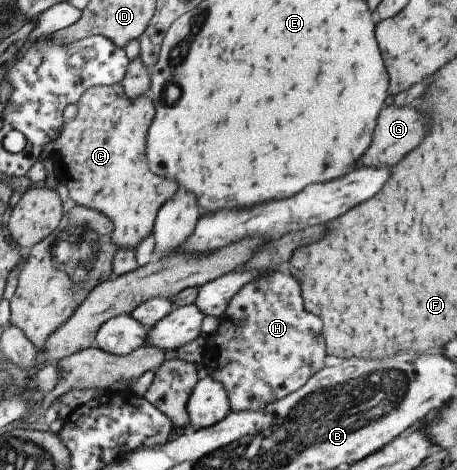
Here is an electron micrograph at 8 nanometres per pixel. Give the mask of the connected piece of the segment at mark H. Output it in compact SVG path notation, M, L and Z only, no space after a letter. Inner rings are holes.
M279 268L275 271L261 271L252 281L242 286L238 293L229 301L225 312L219 316L218 330L215 335L211 336L207 344L203 363L209 370L209 376L220 382L227 391L230 409L233 411L256 411L262 409L265 405L285 398L289 393L301 388L316 372L319 372L325 364L326 340L322 335L322 320L313 313L305 310L304 300L299 281L291 276L286 268Z

